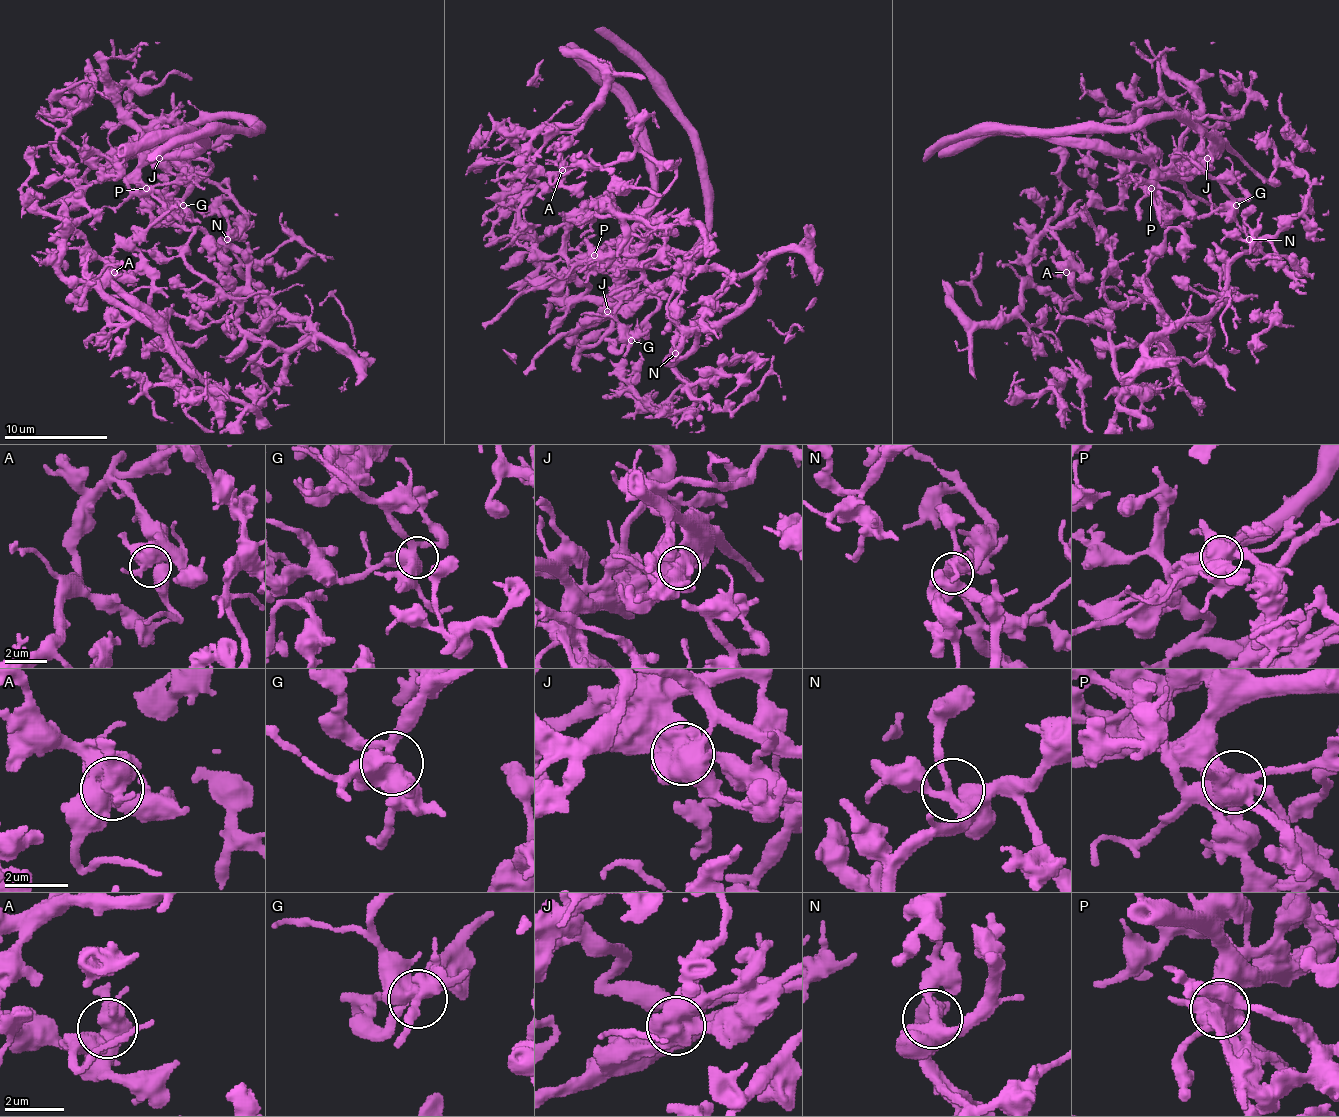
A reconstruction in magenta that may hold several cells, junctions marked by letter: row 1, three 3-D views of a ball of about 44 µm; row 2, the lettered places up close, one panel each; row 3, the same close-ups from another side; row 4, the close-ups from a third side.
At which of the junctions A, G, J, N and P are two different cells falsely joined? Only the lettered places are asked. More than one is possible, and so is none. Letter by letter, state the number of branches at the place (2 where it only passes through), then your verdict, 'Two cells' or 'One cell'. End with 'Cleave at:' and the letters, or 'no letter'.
A: Branches: 4. One cell
G: Branches: 4. One cell
J: Branches: 4. Two cells
N: Branches: 4. One cell
P: Branches: 6. Two cells
Cleave at: J, P

